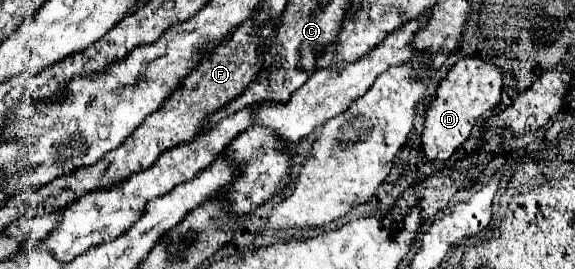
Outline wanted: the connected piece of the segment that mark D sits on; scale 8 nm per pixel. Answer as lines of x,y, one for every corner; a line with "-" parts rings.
467,56
459,60
449,70
449,74
441,80
437,88
437,96
433,98
427,110
425,130
421,136
421,146
425,156
429,160
449,158
469,138
477,118
487,110
493,110
495,106
499,106
501,92
503,92
503,72
495,68
495,64
485,62
477,56

